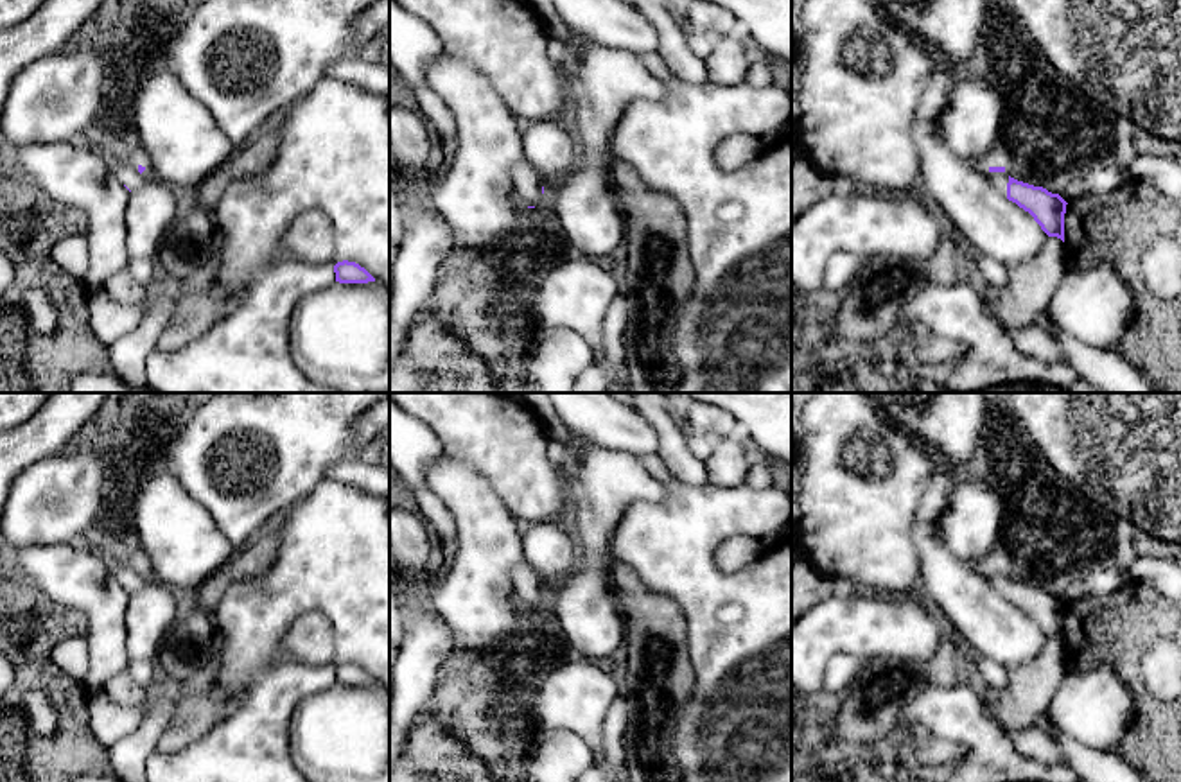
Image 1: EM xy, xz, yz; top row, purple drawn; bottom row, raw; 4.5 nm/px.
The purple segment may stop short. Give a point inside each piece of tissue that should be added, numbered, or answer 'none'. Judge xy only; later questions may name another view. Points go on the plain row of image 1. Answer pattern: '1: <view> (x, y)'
1: xy (126, 573)

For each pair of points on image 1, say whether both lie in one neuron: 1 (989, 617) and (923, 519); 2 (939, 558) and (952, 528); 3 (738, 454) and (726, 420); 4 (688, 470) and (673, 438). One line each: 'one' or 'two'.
1: one
2: two
3: one
4: one

